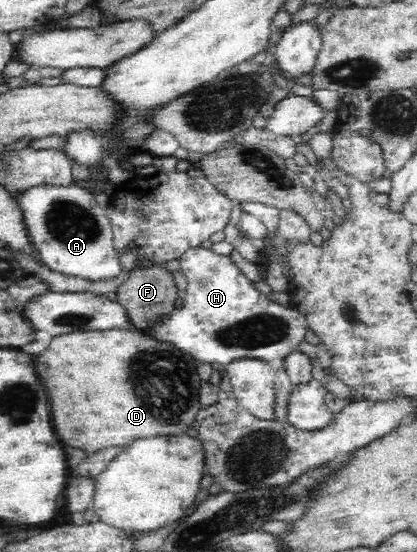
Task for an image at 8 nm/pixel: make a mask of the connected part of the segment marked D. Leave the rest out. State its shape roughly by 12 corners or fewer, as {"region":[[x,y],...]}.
{"region":[[121,329],[34,355],[57,435],[95,451],[184,430],[199,362]]}

